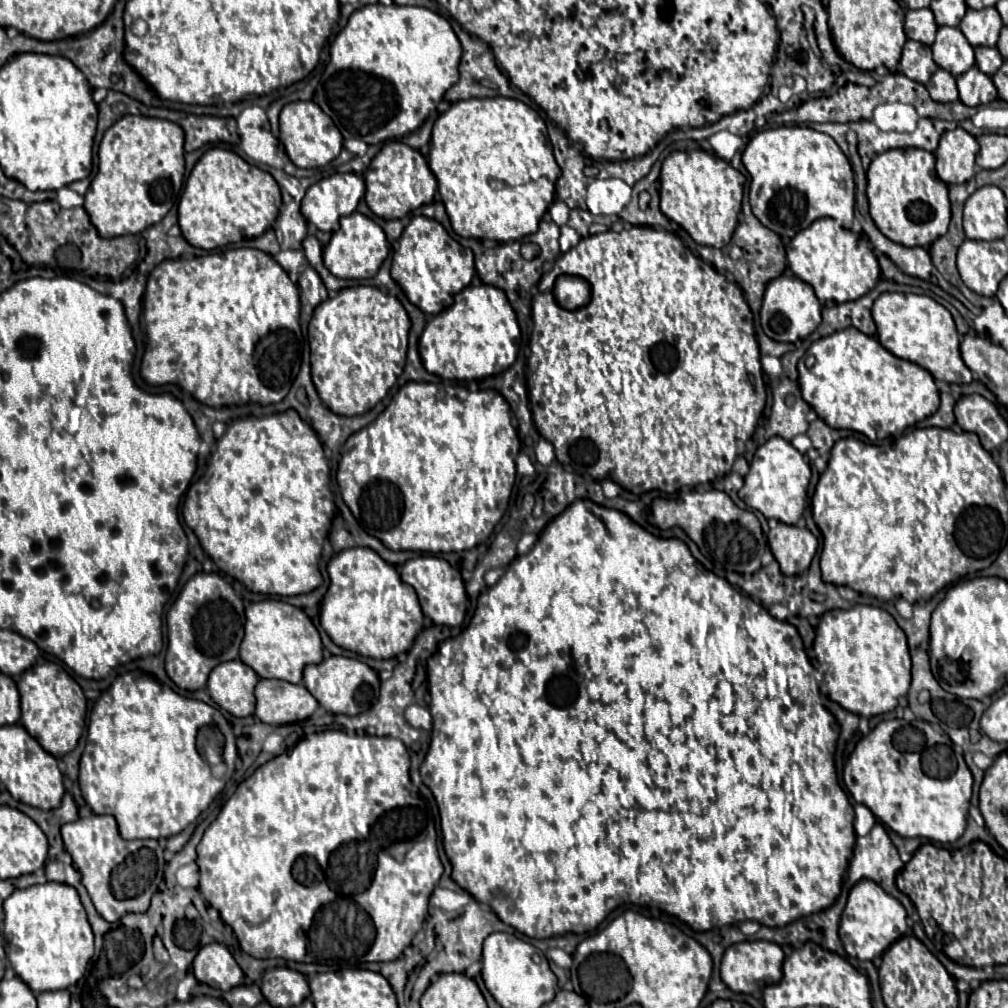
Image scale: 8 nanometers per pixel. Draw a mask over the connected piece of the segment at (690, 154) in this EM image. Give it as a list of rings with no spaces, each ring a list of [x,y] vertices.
[[[695,149],[695,151],[673,151],[661,169],[659,179],[661,211],[675,223],[679,223],[689,235],[709,247],[723,247],[731,241],[733,231],[739,221],[743,183],[745,177],[733,169],[727,161],[715,153]]]

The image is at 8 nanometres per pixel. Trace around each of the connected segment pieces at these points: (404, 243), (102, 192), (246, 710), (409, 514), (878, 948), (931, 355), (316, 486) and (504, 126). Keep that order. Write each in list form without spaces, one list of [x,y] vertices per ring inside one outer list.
[[[425,215],[411,219],[399,239],[397,251],[393,253],[391,277],[401,285],[413,305],[417,305],[427,315],[437,315],[445,307],[453,305],[453,295],[465,289],[471,283],[473,275],[475,265],[471,249],[461,247],[439,221]]]
[[[125,115],[115,125],[111,125],[99,145],[99,171],[85,195],[85,211],[91,223],[103,237],[117,237],[127,233],[141,233],[143,229],[159,223],[167,211],[173,207],[175,199],[181,195],[183,175],[185,175],[185,151],[183,151],[185,131],[181,125],[143,115]]]
[[[241,659],[219,663],[207,683],[211,699],[225,711],[235,717],[247,717],[255,711],[253,689],[259,681],[259,675],[245,665]]]
[[[405,383],[397,395],[393,397],[393,401],[389,403],[389,407],[367,427],[363,427],[361,431],[353,433],[347,441],[345,447],[341,449],[341,463],[337,469],[337,483],[341,489],[341,495],[347,503],[347,507],[351,509],[351,513],[355,515],[355,519],[363,525],[363,529],[381,539],[389,549],[393,551],[427,551],[427,553],[451,553],[451,551],[465,551],[465,549],[473,549],[475,545],[483,543],[495,529],[495,525],[501,521],[507,503],[509,503],[509,495],[515,483],[515,459],[521,450],[521,441],[518,432],[511,425],[511,409],[509,403],[503,399],[503,395],[495,389],[485,389],[485,391],[471,391],[465,385],[459,383]]]
[[[861,879],[851,891],[845,905],[839,925],[839,936],[846,955],[859,960],[872,960],[883,955],[891,943],[895,943],[907,931],[907,913],[905,907],[893,899],[885,889],[877,887],[877,883]]]
[[[881,293],[873,303],[873,321],[877,325],[879,343],[893,355],[913,361],[927,369],[935,379],[947,383],[969,383],[971,369],[959,353],[959,335],[951,313],[927,295],[913,293]]]
[[[295,409],[231,421],[215,445],[205,477],[191,485],[183,505],[183,517],[215,565],[247,589],[281,597],[313,591],[323,581],[319,557],[331,523],[337,517],[329,487],[329,465],[317,433]]]
[[[483,97],[451,104],[433,125],[429,167],[439,181],[439,193],[451,227],[461,237],[517,241],[537,231],[543,213],[555,199],[555,181],[561,175],[545,121],[523,101],[509,97]]]

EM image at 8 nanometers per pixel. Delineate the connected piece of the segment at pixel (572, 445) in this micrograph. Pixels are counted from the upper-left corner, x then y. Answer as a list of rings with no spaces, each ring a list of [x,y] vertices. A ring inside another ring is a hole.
[[[633,225],[631,229],[623,229],[619,233],[605,231],[597,235],[587,235],[579,241],[579,245],[559,255],[555,259],[555,267],[543,273],[539,281],[539,293],[533,299],[533,333],[529,339],[529,349],[531,355],[527,359],[527,389],[531,399],[531,411],[539,433],[553,443],[557,461],[577,475],[587,473],[597,481],[611,479],[623,489],[629,489],[631,493],[645,493],[651,489],[673,493],[683,485],[709,483],[717,475],[729,473],[737,455],[745,451],[747,439],[753,437],[767,401],[763,371],[759,363],[759,345],[753,329],[753,313],[743,297],[741,287],[737,287],[735,281],[729,281],[713,265],[707,265],[701,257],[695,257],[675,233],[663,229]],[[555,275],[579,275],[589,281],[591,301],[587,303],[587,307],[573,311],[563,309],[555,301],[553,293],[547,291],[547,287],[553,287],[555,283]]]

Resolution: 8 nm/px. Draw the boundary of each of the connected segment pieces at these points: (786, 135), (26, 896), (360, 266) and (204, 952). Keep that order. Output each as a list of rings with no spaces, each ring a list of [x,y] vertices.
[[[801,125],[765,129],[747,143],[743,165],[751,175],[753,215],[779,237],[791,239],[819,217],[831,217],[841,227],[851,229],[855,183],[849,159],[833,137]]]
[[[43,883],[17,889],[3,903],[3,909],[3,939],[9,963],[35,993],[67,989],[85,975],[95,951],[94,934],[75,887]]]
[[[357,211],[341,219],[341,227],[333,233],[329,245],[323,251],[327,269],[341,279],[371,279],[379,271],[387,255],[389,255],[389,247],[383,229],[373,219]]]
[[[223,943],[201,947],[193,961],[193,975],[211,987],[229,991],[243,981],[243,971]]]

